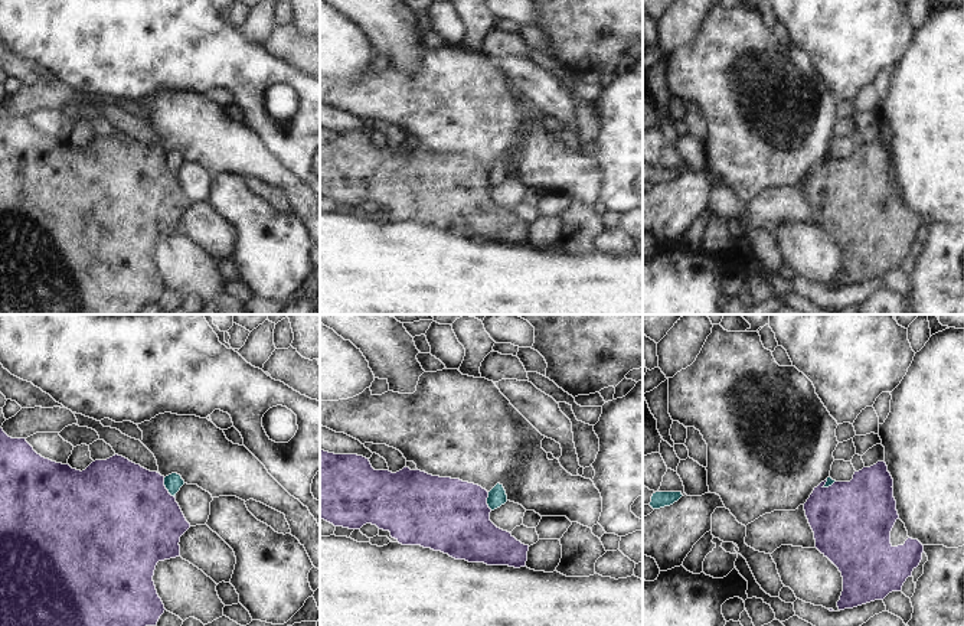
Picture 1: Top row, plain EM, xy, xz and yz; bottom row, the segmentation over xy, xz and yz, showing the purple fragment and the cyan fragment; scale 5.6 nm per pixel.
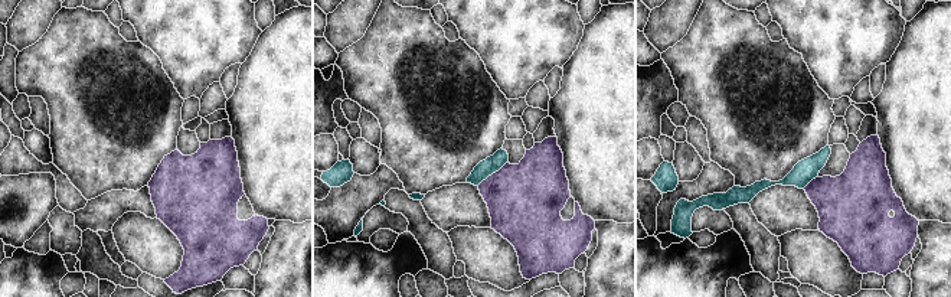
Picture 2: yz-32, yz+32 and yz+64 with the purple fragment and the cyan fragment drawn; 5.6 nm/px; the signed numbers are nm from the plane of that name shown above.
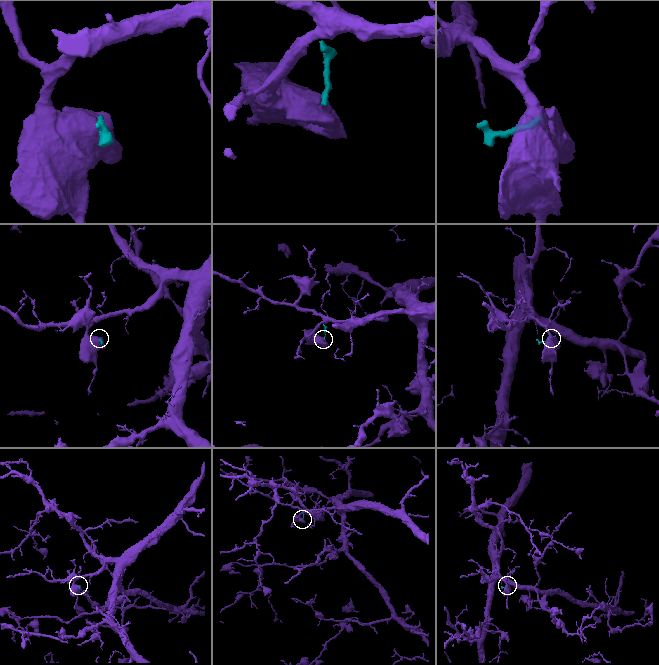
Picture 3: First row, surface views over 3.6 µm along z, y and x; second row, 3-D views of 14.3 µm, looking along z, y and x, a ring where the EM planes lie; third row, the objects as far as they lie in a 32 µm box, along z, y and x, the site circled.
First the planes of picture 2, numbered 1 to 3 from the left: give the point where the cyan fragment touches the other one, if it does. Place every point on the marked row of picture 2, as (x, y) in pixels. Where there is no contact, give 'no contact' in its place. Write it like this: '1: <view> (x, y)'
1: no contact
2: yz+32 (493, 173)
3: yz+64 (810, 182)

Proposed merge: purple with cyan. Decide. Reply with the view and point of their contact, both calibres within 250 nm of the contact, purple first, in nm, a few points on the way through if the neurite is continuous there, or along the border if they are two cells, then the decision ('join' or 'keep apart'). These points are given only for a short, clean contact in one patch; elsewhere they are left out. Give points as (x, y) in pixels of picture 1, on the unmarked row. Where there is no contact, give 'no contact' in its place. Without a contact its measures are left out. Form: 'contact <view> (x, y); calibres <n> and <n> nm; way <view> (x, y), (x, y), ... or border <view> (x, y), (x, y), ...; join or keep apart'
contact xy (164, 165); calibres 500 and 100 nm; border xy (163, 155), (164, 165), (173, 173); keep apart

